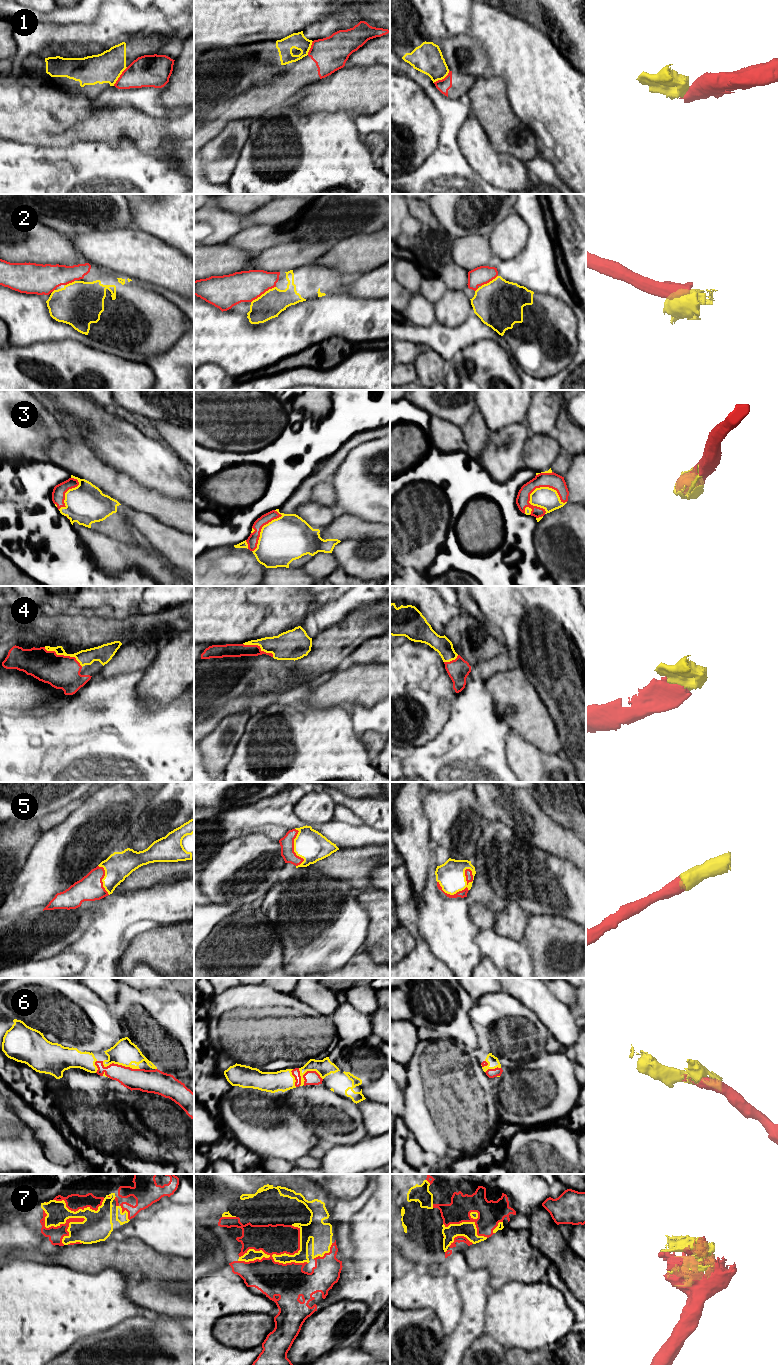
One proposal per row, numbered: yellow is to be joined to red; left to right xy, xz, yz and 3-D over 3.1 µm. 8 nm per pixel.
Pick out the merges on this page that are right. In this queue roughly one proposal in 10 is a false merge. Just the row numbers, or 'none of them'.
2, 3, 4, 5, 6, 7

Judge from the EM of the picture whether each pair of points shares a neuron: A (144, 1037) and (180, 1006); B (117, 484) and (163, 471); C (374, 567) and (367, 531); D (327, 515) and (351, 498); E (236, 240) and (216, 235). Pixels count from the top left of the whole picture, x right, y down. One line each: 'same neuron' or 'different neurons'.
A: same neuron
B: different neurons
C: different neurons
D: different neurons
E: different neurons

